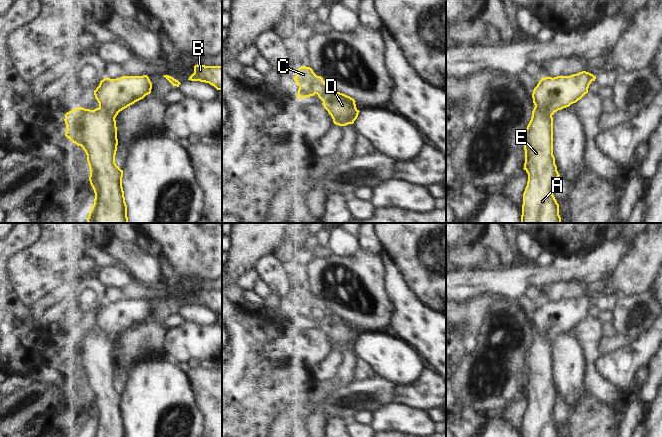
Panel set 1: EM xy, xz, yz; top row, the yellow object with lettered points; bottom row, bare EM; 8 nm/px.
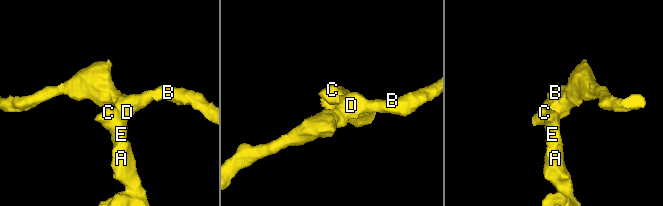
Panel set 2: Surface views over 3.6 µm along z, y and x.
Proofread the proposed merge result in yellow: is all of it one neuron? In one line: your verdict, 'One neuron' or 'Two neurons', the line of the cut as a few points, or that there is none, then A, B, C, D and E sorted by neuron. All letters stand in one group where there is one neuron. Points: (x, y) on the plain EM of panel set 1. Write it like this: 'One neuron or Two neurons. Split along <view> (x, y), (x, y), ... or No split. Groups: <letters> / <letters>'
Two neurons. Split along yz (535, 329), (544, 333), (551, 340). Groups: A C E / B D.

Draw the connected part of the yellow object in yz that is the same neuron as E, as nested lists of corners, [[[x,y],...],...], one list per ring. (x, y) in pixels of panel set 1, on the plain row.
[[[534,331],[524,358],[524,394],[528,405],[523,417],[522,437],[559,437],[553,419],[555,404],[560,400],[553,379],[553,341]]]

